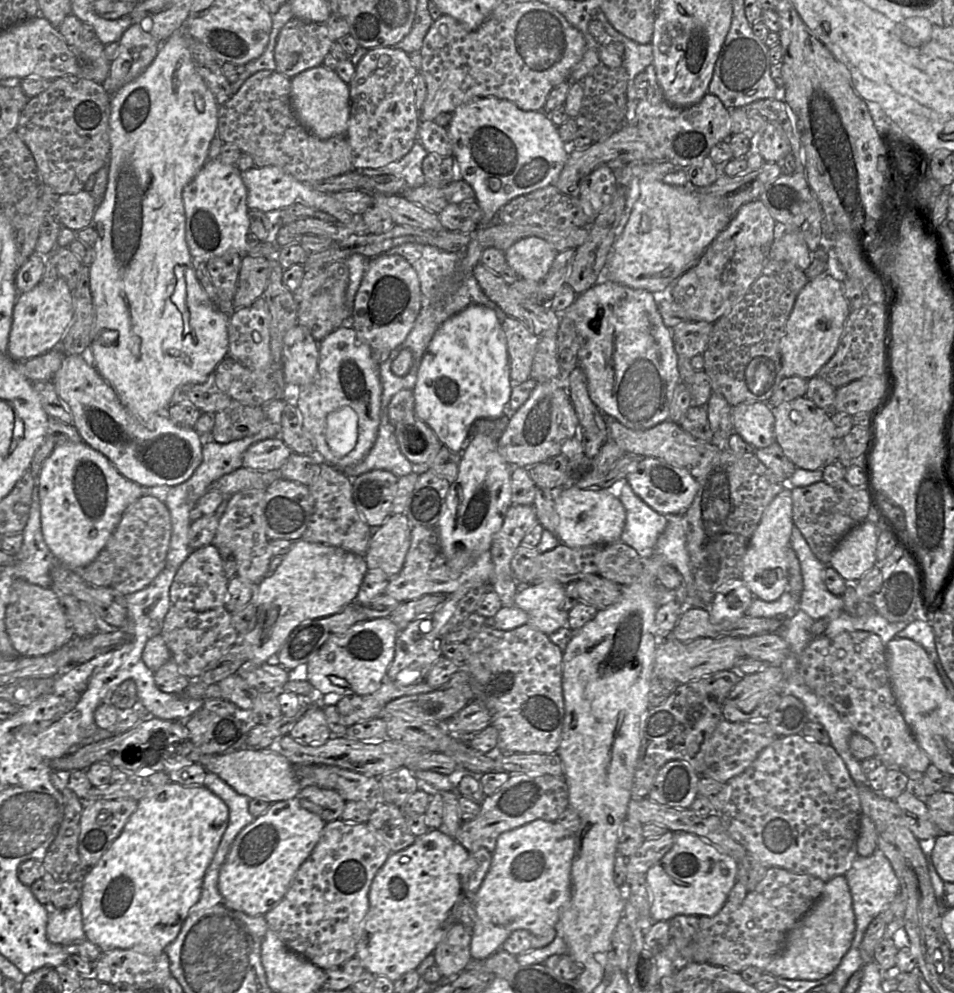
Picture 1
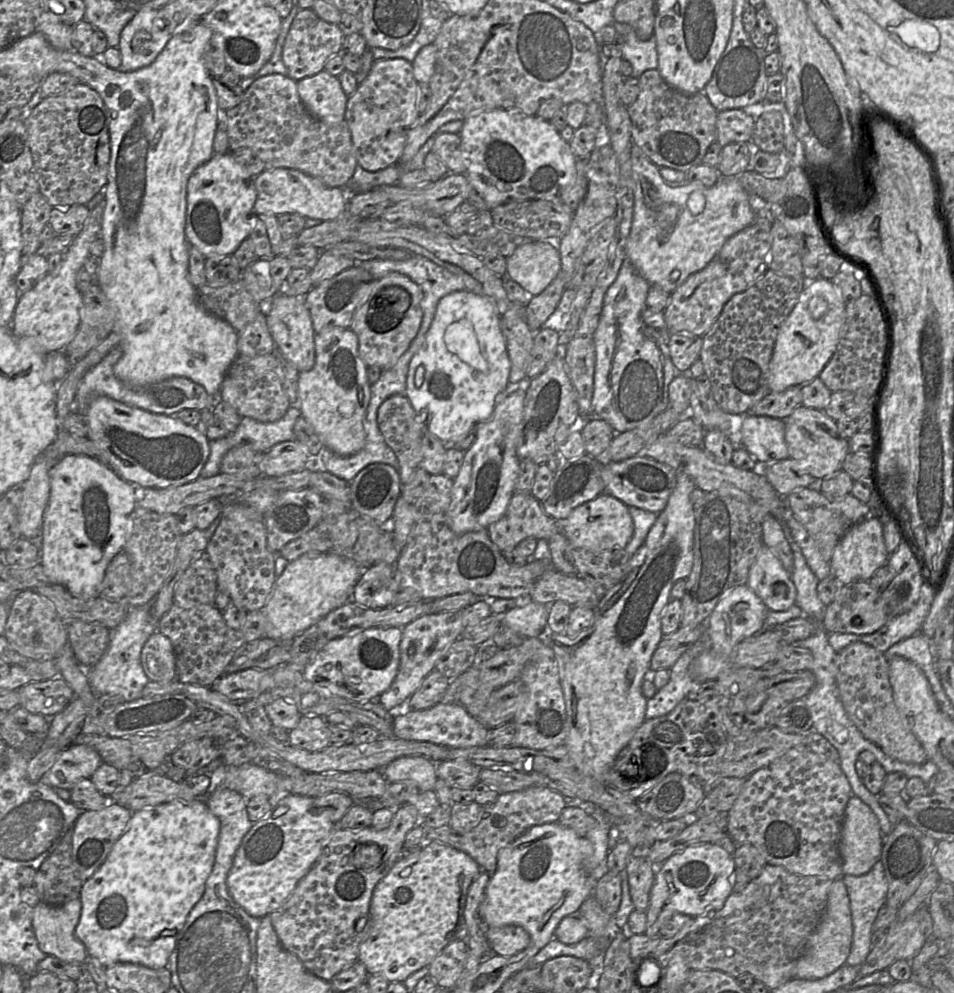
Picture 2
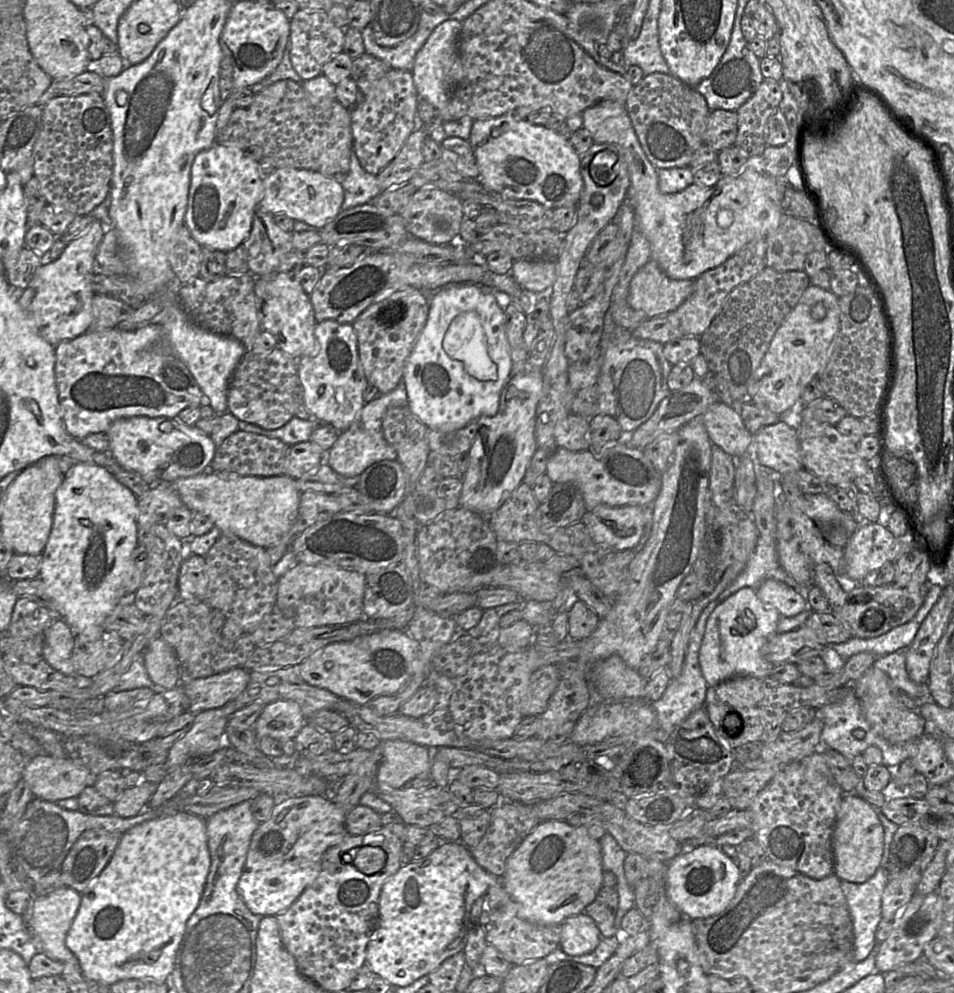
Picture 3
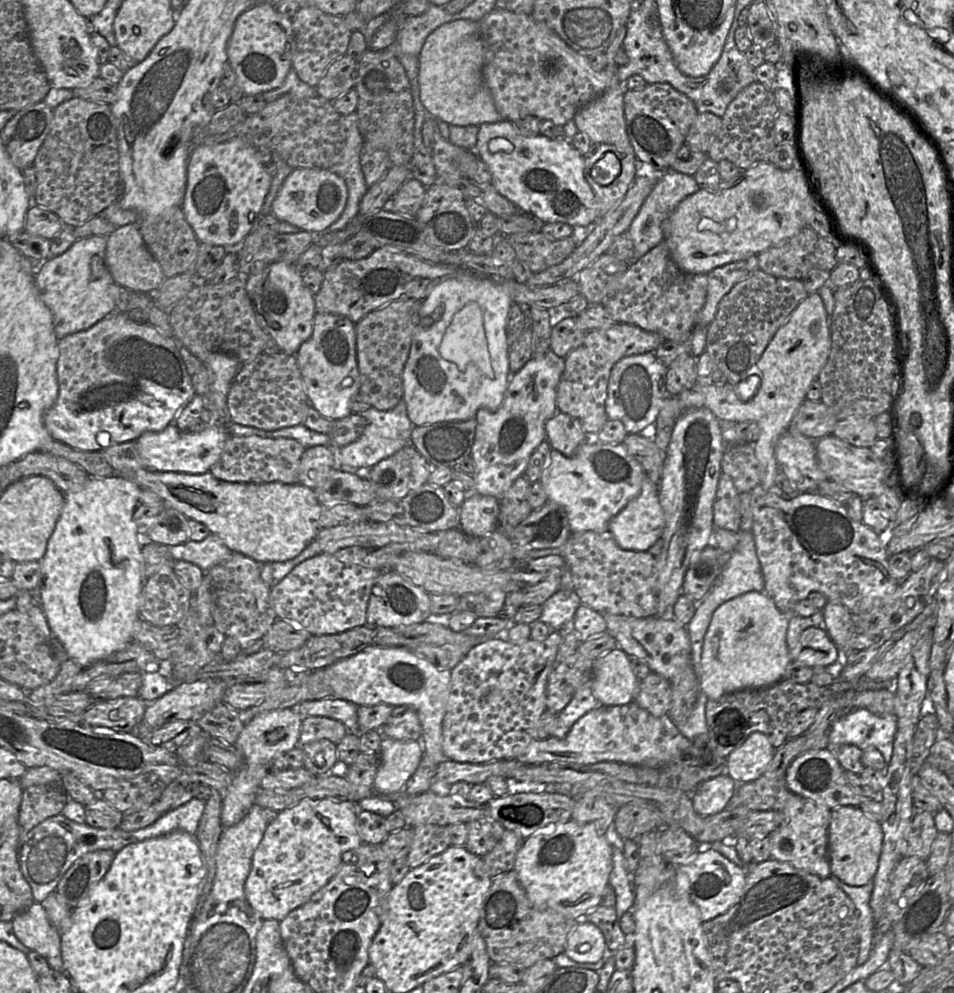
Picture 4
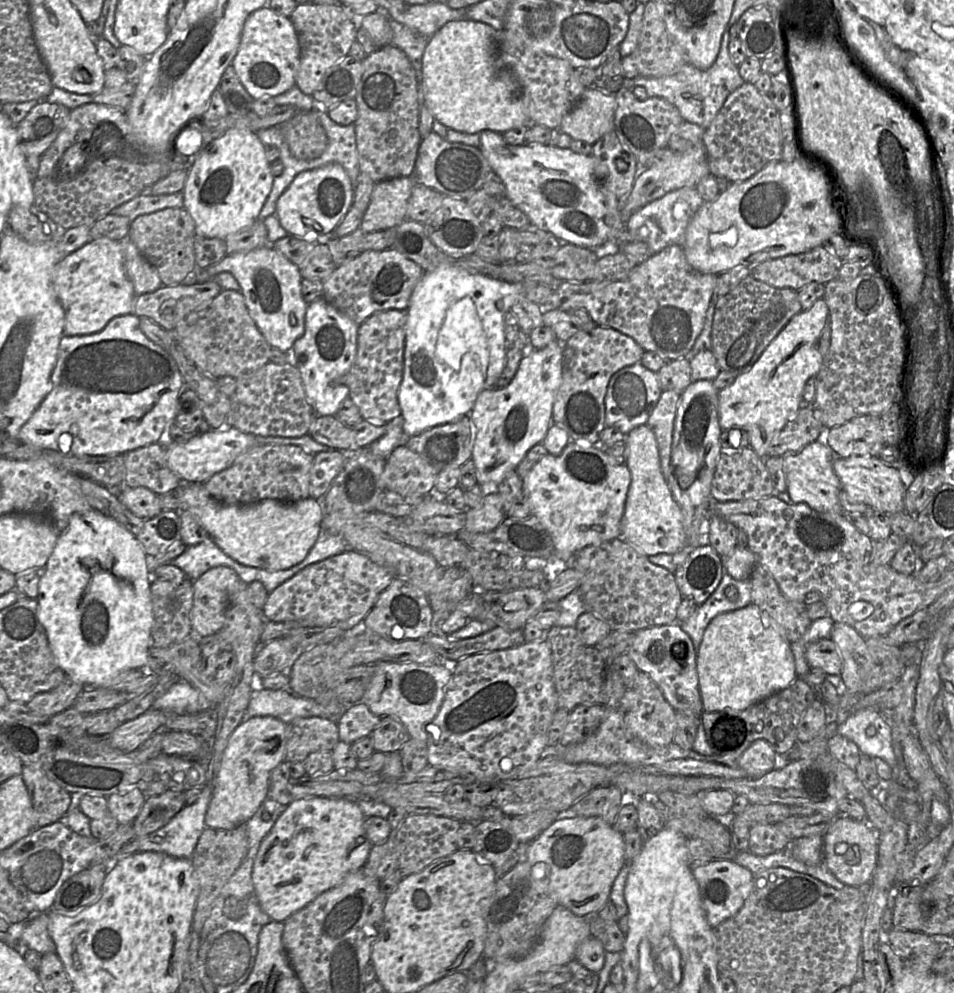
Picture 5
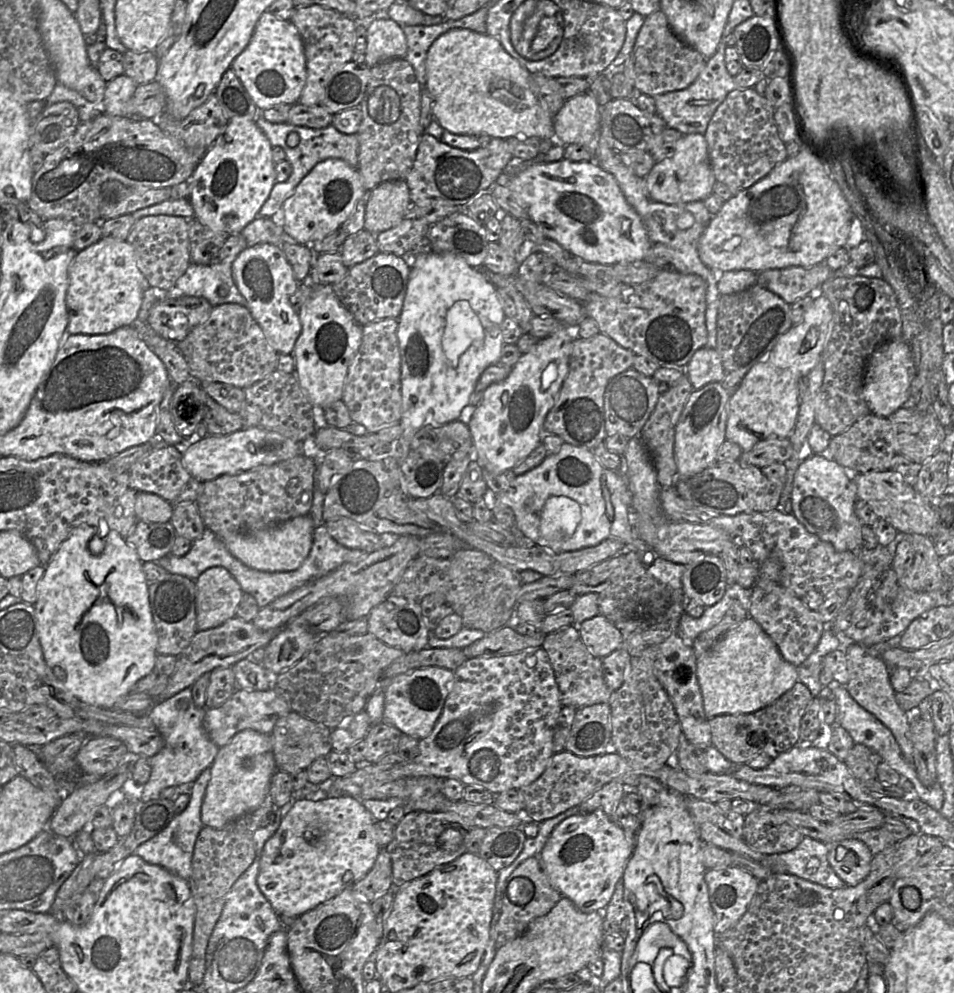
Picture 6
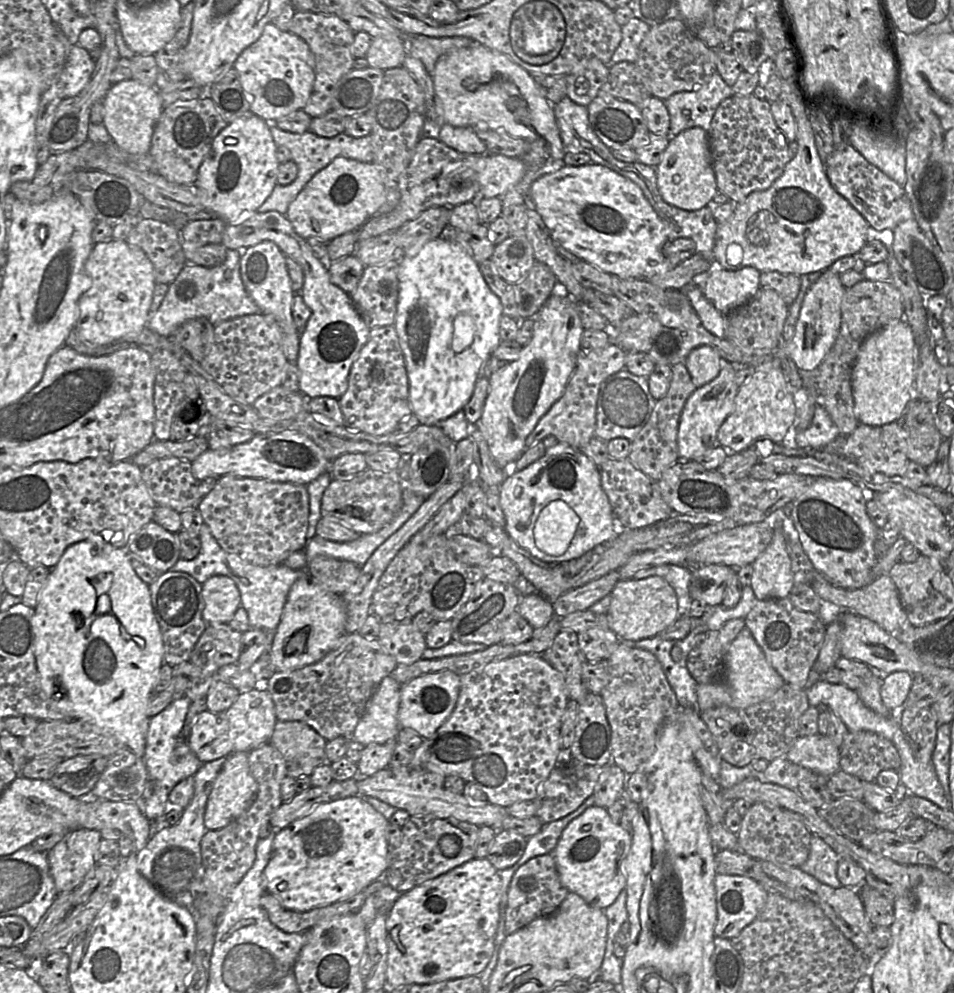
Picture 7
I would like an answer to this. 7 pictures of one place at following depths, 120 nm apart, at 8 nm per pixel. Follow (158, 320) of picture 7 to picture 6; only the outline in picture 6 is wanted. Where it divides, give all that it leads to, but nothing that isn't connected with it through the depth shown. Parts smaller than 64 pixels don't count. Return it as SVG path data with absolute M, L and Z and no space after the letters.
M228 257L208 265L191 263L174 286L166 291L166 298L194 296L205 298L213 307L226 303L246 307L247 301L233 278L234 258Z

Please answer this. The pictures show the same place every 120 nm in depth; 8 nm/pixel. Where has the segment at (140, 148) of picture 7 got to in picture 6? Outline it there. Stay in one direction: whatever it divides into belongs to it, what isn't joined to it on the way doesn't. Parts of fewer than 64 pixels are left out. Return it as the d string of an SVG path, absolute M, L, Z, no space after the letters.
M125 74L107 82L103 112L112 116L125 116L125 105L133 96L137 86L138 84Z

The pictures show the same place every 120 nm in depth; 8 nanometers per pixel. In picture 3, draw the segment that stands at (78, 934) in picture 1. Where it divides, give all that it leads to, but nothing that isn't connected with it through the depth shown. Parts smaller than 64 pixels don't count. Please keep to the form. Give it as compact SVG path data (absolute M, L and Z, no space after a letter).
M63 887L40 897L34 897L30 905L29 928L38 941L38 952L44 952L53 960L71 963L80 969L77 957L66 946L66 936L77 915L81 904L81 894L76 890Z

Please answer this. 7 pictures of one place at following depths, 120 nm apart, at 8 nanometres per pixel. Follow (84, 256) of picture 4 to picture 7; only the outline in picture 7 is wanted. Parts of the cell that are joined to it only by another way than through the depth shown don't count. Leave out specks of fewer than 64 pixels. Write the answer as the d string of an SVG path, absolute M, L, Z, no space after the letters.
M109 239L96 243L85 262L85 271L90 278L90 286L78 302L78 319L74 328L79 335L90 343L106 345L119 342L126 336L139 334L147 326L157 284L153 264L145 252L137 246L131 246L125 240Z

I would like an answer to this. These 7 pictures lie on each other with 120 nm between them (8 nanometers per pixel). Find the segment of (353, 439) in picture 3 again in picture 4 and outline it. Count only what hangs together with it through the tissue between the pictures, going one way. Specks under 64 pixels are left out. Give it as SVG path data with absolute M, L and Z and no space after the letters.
M403 399L390 410L380 411L370 407L362 415L366 419L366 426L360 437L356 441L340 447L337 451L332 450L336 453L337 462L342 470L364 471L365 473L365 470L371 469L383 459L410 444L413 424L407 415L406 404Z

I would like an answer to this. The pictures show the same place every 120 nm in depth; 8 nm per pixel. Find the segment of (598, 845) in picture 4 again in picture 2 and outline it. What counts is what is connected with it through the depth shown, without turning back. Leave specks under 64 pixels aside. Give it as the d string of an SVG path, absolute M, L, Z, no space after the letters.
M559 822L531 827L499 851L497 868L491 873L486 888L483 922L487 927L519 925L528 932L536 949L540 950L555 938L554 930L560 920L567 915L577 914L583 901L594 894L594 879L589 874L592 854L593 846L586 837L579 836L573 829Z

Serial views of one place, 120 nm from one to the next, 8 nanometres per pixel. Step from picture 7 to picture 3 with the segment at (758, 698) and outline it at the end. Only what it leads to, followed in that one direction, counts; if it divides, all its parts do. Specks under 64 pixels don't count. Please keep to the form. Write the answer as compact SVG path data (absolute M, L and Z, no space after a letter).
M743 587L721 602L707 620L699 651L703 677L709 686L736 677L769 677L773 664L763 655L763 649L776 634L781 614L771 604L763 602L756 589Z

